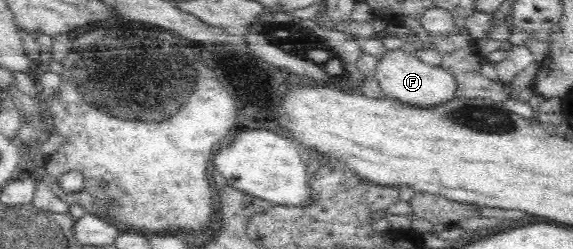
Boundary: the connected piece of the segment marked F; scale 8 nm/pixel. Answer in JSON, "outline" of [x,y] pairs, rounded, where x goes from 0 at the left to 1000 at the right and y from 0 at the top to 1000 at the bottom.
{"outline":[[[700,193],[672,197],[670,213],[656,237],[651,309],[674,390],[686,390],[712,422],[728,422],[729,434],[754,430],[785,406],[792,398],[796,373],[796,329],[778,277],[742,253],[724,213],[707,209]]]}

